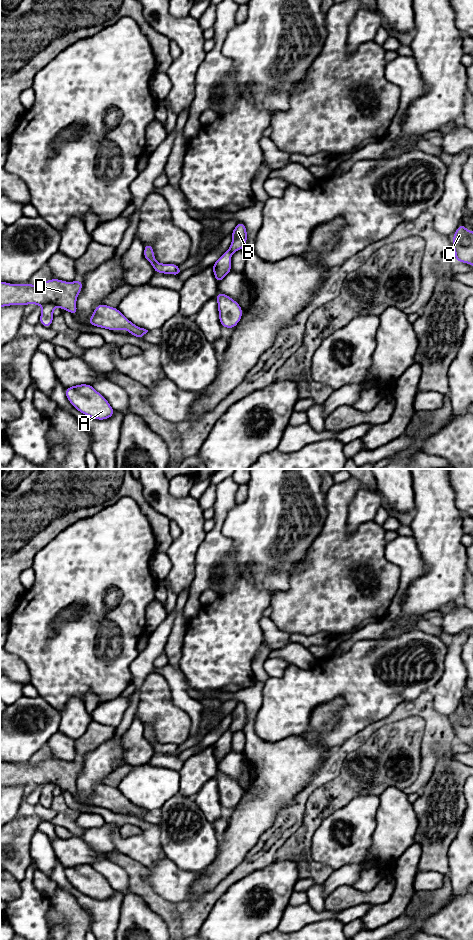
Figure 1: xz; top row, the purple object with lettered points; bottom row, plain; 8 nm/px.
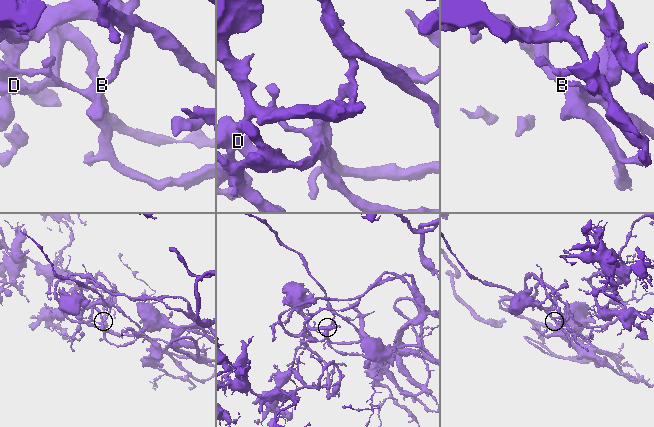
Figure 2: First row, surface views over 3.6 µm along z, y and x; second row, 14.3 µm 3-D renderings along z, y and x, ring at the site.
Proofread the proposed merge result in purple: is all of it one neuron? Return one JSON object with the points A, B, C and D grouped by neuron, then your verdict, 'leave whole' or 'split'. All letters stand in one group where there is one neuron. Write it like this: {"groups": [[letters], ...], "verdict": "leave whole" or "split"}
{"groups": [["A", "C"], ["B", "D"]], "verdict": "split"}

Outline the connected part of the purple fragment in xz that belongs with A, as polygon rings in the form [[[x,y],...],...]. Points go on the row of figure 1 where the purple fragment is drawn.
[[[90,384],[67,387],[65,395],[75,409],[90,418],[106,420],[115,413],[107,399]]]

